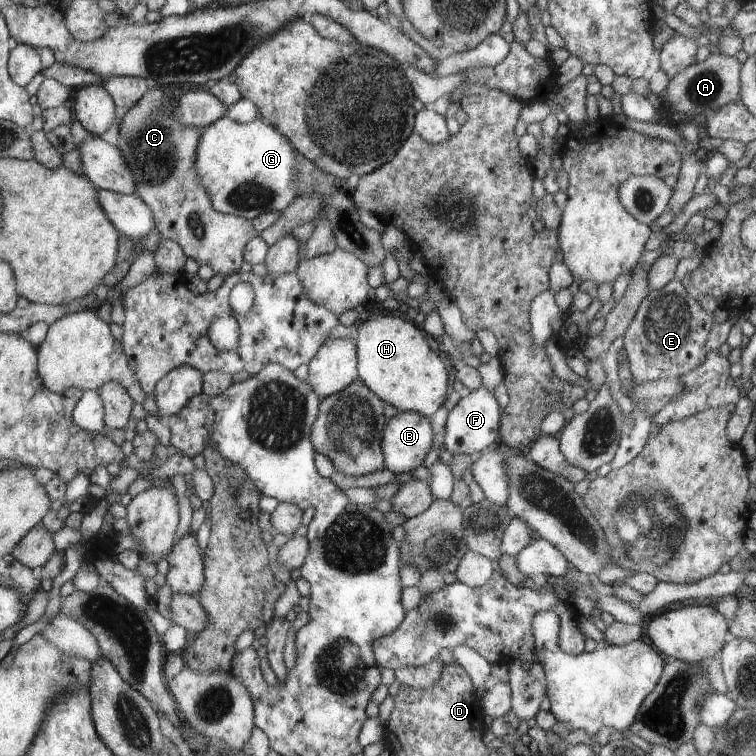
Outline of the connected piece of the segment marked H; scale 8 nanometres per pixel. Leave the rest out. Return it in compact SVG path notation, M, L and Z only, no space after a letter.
M382 314L376 316L374 320L362 317L357 322L355 328L357 340L357 374L358 379L366 384L373 394L378 398L384 399L386 405L392 405L398 411L409 411L426 417L431 417L444 402L448 396L448 370L442 362L442 358L438 354L434 354L428 348L426 336L420 328L416 328L416 324L410 324L411 317L405 320L398 316L390 316L390 314Z

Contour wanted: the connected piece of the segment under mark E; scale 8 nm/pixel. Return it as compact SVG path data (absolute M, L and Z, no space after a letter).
M678 280L650 291L623 335L633 381L656 382L680 377L702 366L707 358L706 340L713 324L712 314L704 310Z

